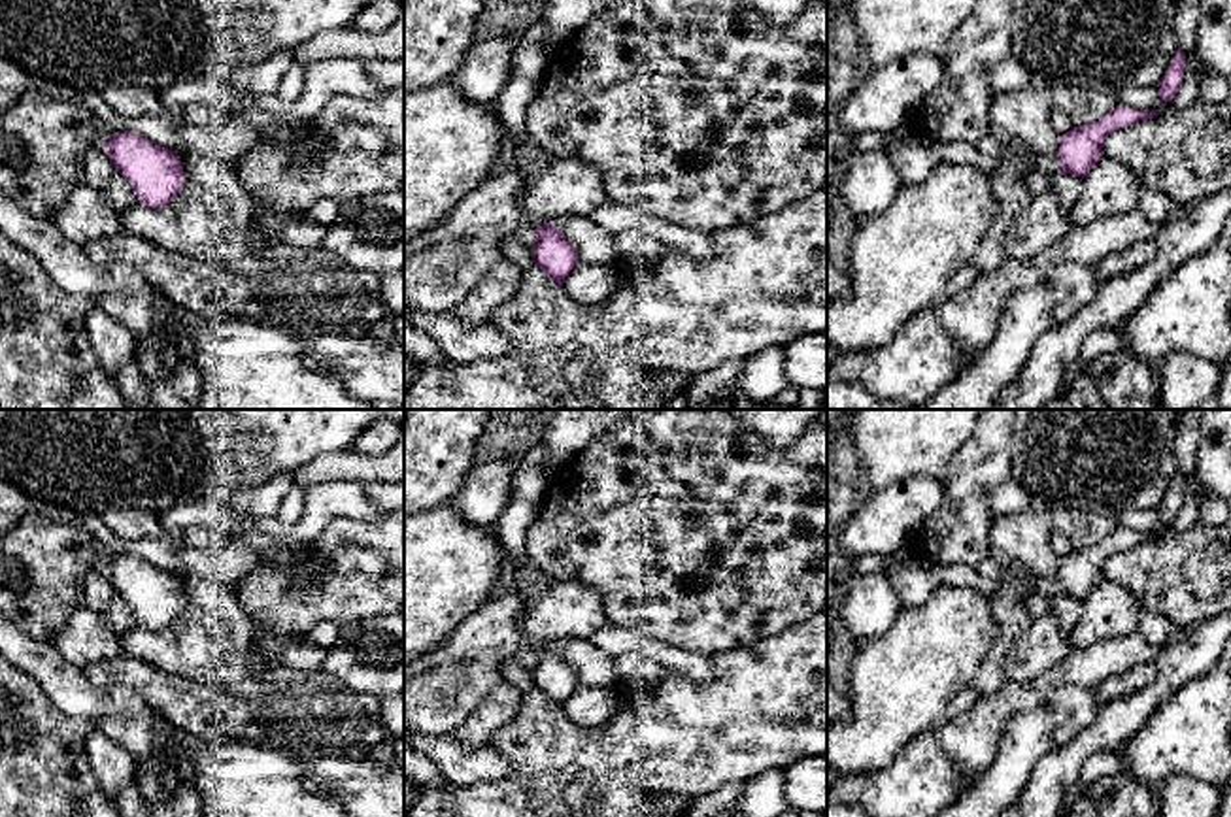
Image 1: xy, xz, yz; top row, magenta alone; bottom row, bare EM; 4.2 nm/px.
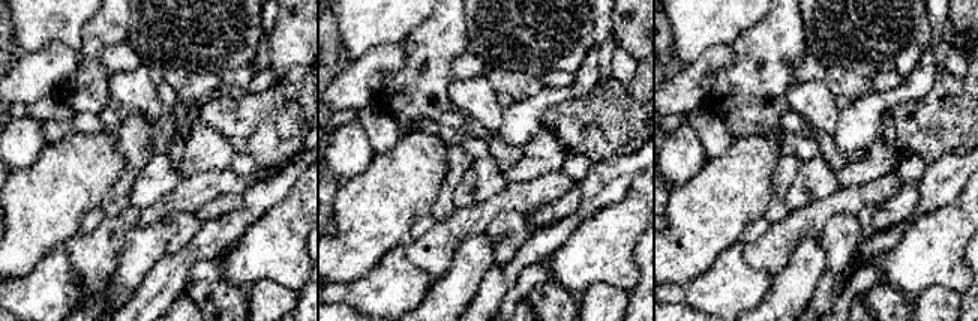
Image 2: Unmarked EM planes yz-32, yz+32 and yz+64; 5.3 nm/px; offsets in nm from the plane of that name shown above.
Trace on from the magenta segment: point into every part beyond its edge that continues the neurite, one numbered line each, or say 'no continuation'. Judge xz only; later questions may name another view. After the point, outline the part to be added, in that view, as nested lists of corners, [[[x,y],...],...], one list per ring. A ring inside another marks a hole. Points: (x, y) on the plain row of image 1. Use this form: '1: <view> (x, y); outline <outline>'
no continuation

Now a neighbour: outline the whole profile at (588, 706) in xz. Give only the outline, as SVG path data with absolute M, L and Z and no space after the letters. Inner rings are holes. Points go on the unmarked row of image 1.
M578 685L578 689L563 704L563 713L578 726L599 728L612 719L623 698L623 687Z

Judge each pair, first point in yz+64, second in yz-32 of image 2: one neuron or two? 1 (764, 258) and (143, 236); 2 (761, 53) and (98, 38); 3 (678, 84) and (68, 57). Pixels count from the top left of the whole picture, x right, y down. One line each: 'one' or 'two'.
1: two
2: one
3: one

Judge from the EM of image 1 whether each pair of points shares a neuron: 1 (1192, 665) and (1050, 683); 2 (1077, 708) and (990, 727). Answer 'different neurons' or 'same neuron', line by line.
1: different neurons
2: same neuron

